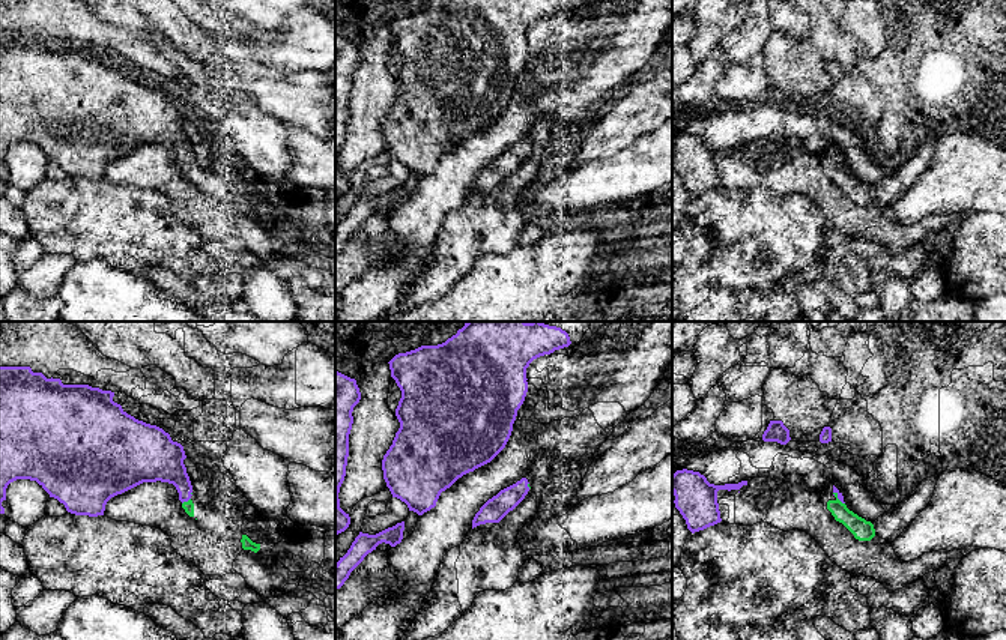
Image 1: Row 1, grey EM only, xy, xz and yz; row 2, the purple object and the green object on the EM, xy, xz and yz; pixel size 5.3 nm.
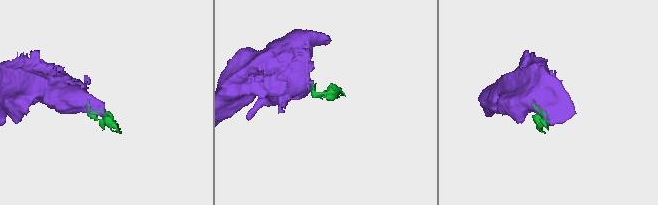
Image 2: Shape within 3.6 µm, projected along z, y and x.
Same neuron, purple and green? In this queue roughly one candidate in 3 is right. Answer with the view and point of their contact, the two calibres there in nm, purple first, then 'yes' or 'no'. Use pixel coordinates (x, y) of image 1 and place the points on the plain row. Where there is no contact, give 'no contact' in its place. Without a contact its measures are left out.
xy (185, 164) | 220/60 nm | yes

